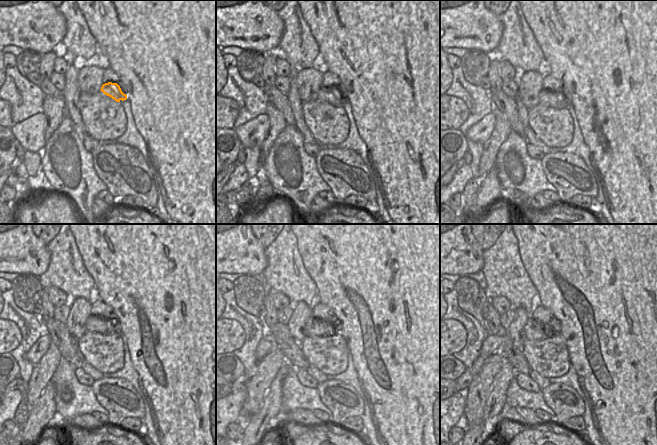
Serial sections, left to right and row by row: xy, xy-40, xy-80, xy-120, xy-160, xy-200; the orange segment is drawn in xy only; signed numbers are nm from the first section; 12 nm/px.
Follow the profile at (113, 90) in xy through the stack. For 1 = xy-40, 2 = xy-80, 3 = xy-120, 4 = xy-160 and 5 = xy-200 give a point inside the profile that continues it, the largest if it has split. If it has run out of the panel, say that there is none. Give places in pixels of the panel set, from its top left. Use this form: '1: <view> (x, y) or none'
1: xy-40 (325, 94)
2: xy-80 (547, 98)
3: xy-120 (94, 323)
4: xy-160 (314, 327)
5: xy-200 (533, 331)

